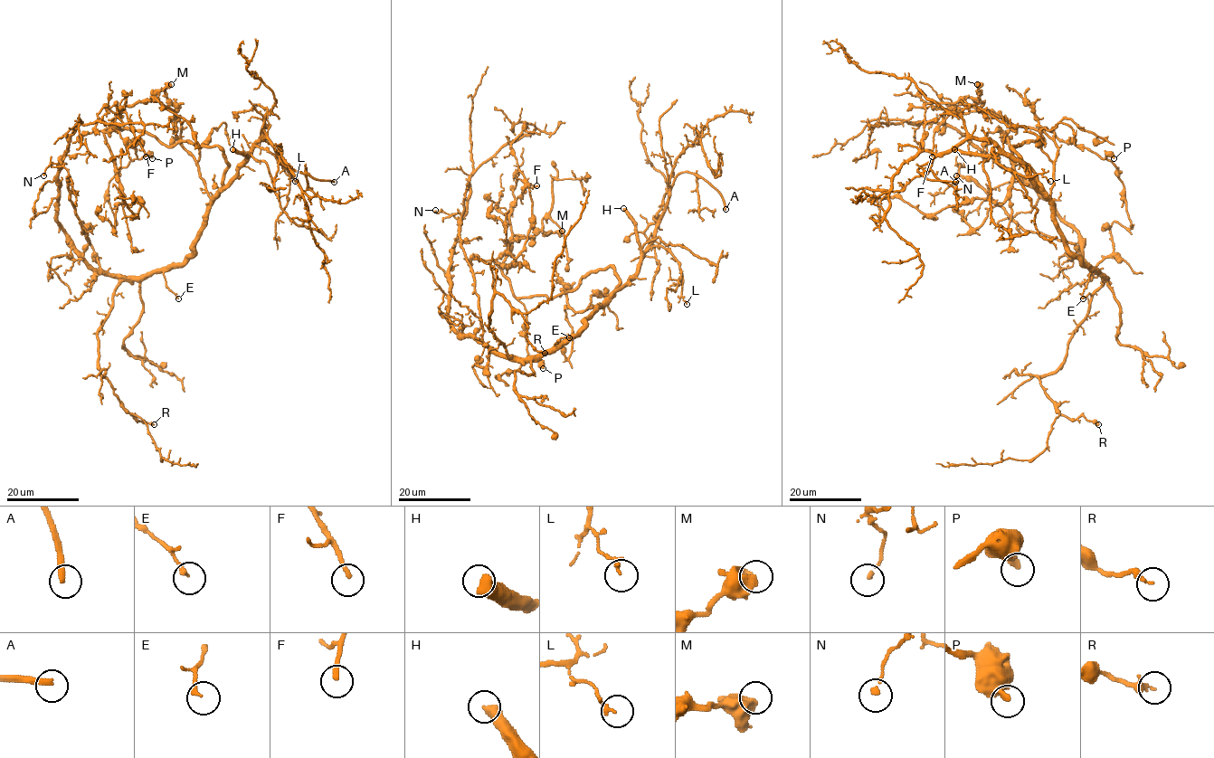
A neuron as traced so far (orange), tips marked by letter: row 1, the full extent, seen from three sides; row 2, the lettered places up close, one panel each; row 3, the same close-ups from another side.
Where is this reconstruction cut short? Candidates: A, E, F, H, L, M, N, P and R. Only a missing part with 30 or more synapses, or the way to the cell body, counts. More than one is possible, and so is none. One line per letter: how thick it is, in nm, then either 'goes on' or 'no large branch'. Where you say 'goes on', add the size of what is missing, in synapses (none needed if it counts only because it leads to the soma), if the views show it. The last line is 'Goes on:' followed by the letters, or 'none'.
A: 280 nm | goes on
E: 180 nm | no large branch
F: 200 nm | no large branch
H: 550 nm | no large branch
L: 150 nm | no large branch
M: 600 nm | no large branch
N: 160 nm | no large branch
P: 320 nm | no large branch
R: 260 nm | no large branch
Goes on: A

